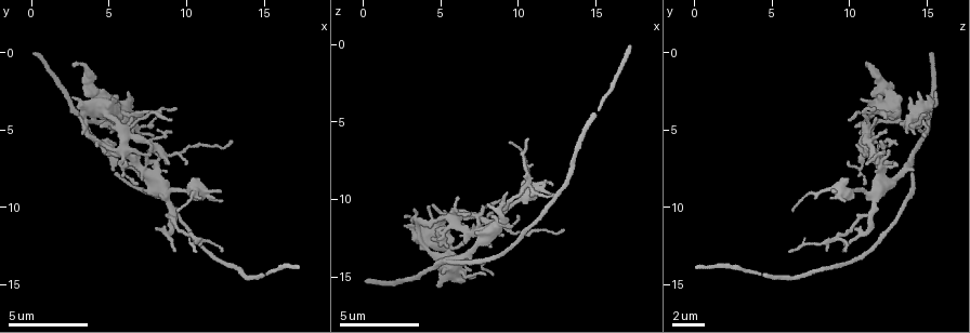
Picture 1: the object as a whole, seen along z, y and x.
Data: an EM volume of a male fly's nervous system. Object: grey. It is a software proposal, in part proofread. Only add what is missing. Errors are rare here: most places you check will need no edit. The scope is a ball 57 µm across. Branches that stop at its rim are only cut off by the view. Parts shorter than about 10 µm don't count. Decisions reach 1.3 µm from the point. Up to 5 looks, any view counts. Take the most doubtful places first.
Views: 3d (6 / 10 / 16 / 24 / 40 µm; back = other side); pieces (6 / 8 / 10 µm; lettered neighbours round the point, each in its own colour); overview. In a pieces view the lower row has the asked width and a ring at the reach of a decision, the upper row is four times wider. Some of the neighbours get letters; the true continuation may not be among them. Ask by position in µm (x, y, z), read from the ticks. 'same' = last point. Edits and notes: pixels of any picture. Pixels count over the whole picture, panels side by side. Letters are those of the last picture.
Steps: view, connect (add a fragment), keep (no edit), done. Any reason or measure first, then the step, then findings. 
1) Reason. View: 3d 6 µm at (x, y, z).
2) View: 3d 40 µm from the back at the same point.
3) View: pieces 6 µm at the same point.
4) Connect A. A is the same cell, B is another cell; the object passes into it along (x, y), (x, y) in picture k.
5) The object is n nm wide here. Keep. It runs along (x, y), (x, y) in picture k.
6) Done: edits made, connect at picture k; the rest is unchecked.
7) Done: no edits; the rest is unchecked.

An open end. View: pieces 10 µm at (9.4, 10.0, 6.4).

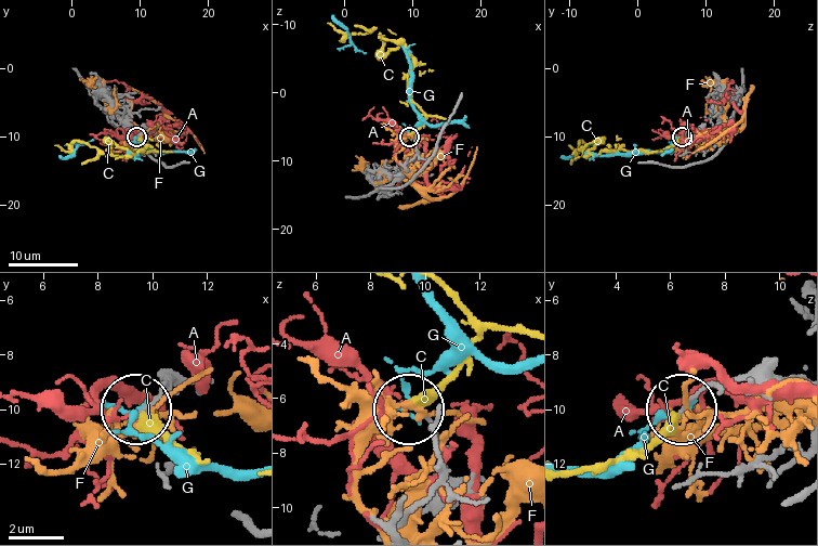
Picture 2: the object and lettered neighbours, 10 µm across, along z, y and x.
Keep. A, C, F and G are other cells; no lettered fragment goes on from it.

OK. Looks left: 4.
Tapers out. View: 3d 10 µm at (9.0, 12.6, 9.8).

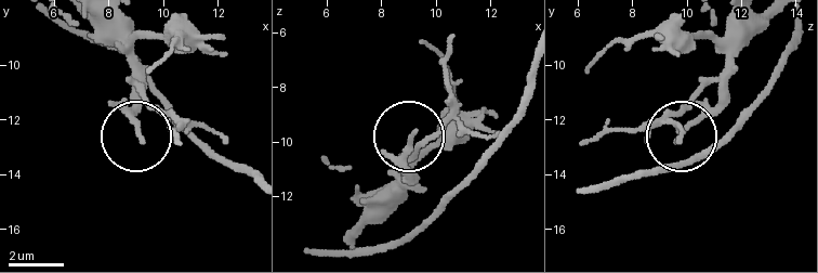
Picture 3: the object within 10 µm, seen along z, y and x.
See the neighbours. View: pieces 8 µm at (9.2, 12.7, 9.7).

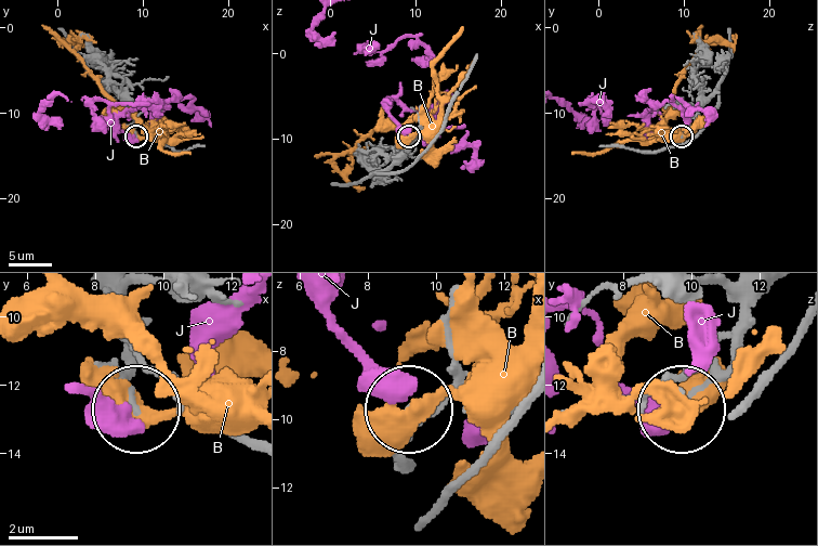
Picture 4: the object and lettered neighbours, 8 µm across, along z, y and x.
Keep. B and J are other cells; none of them fits.

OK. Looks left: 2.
Free end. View: pieces 10 µm at (6.6, 8.4, 11.0).

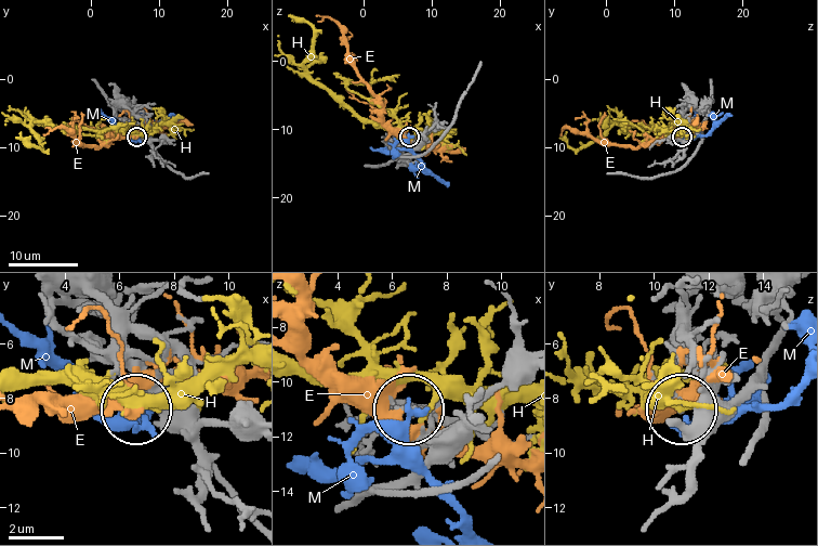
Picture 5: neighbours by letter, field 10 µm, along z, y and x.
Keep. E, H and M are other cells; no lettered fragment goes on from it.

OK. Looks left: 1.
Done: no edits; the rest is unchecked.

